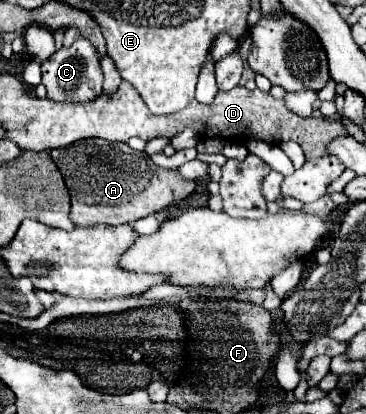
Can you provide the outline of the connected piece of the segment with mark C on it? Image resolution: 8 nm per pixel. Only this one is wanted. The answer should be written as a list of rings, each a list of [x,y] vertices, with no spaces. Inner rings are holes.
[[[79,36],[71,48],[57,50],[49,60],[41,64],[43,86],[47,88],[47,98],[55,102],[91,102],[101,96],[103,72],[99,66],[97,50],[89,40]]]

